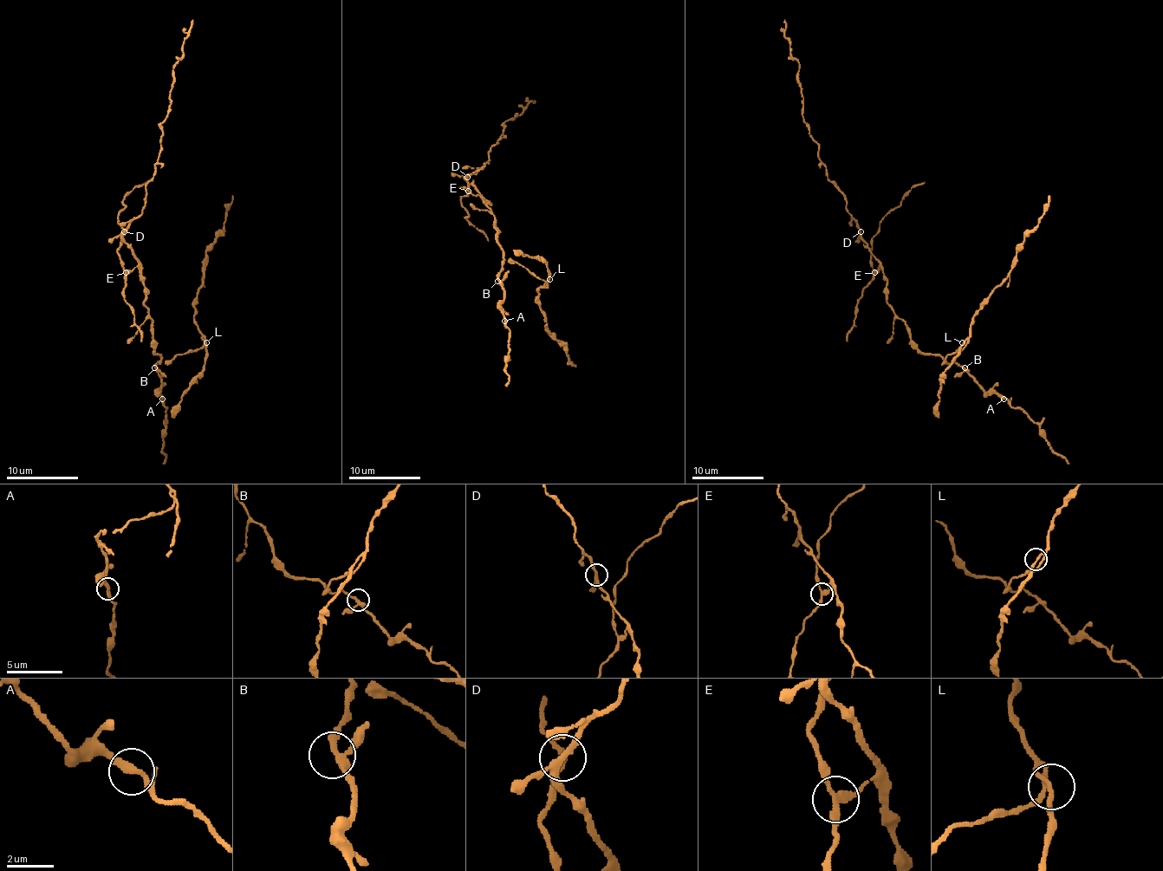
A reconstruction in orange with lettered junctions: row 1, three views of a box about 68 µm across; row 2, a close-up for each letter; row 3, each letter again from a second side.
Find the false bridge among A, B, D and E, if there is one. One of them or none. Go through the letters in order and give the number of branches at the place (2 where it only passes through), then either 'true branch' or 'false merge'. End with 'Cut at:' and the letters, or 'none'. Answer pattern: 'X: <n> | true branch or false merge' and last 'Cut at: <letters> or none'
A: 3 | true branch
B: 3 | true branch
D: 3 | true branch
E: 3 | false merge
Cut at: E

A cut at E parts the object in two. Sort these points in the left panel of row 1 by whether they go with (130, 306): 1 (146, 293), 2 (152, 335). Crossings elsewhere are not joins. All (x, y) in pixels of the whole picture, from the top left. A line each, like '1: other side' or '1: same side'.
1: other side
2: other side

